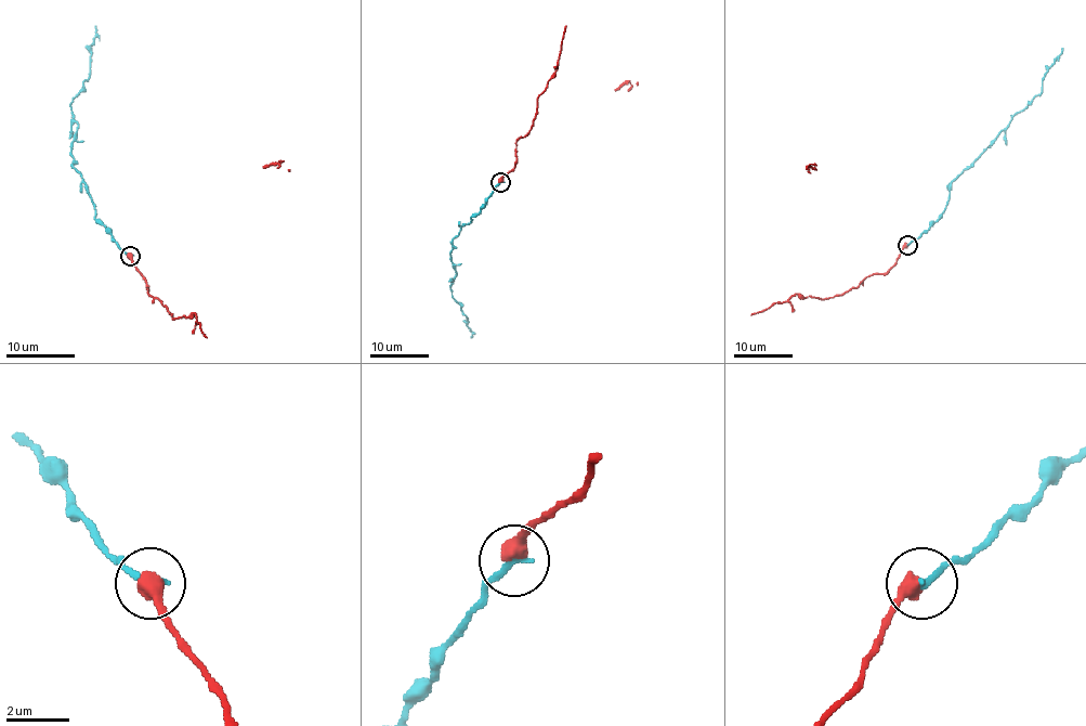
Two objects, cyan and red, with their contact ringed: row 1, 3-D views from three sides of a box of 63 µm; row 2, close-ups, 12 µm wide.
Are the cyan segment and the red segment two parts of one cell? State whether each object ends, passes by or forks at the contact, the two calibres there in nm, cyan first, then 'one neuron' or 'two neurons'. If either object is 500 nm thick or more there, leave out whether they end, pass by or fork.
240/550 nm | one neuron

